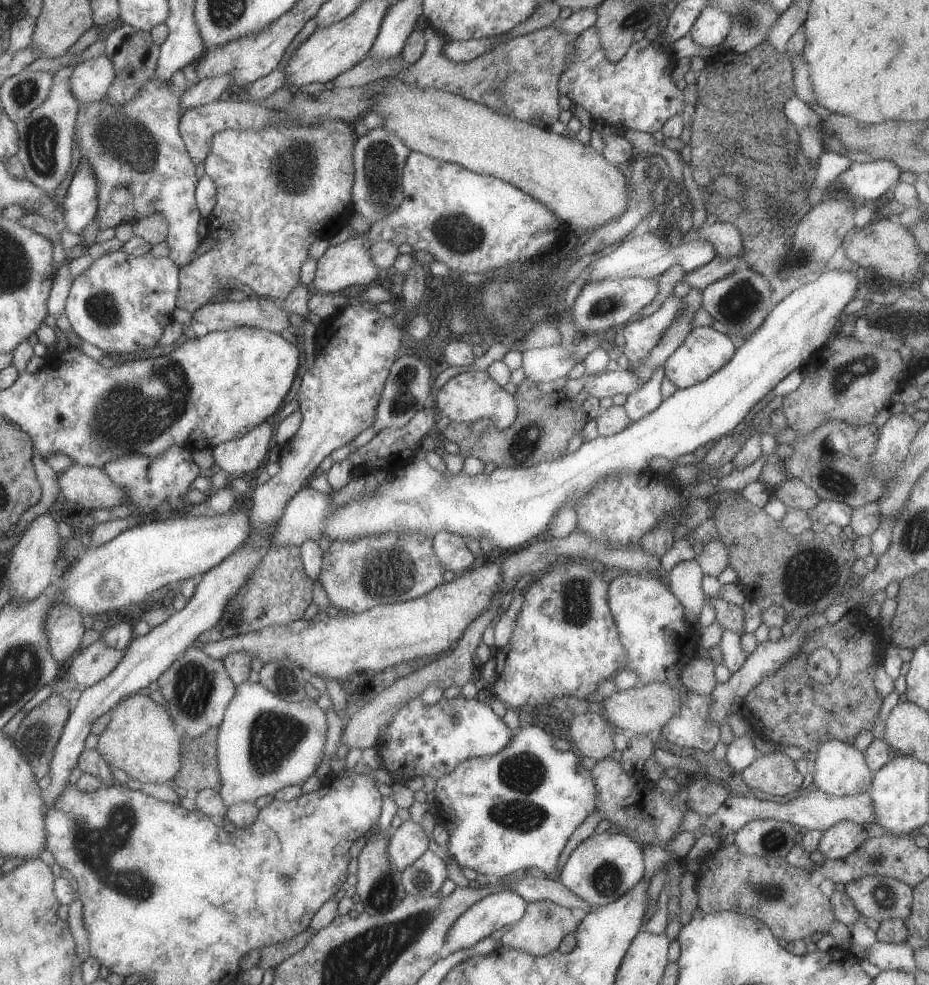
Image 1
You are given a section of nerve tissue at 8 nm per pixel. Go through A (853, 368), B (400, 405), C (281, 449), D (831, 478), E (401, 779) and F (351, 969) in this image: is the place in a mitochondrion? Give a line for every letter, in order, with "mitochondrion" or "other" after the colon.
A: mitochondrion
B: mitochondrion
C: other
D: mitochondrion
E: other
F: mitochondrion

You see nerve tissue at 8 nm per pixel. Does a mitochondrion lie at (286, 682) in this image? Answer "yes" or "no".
yes

